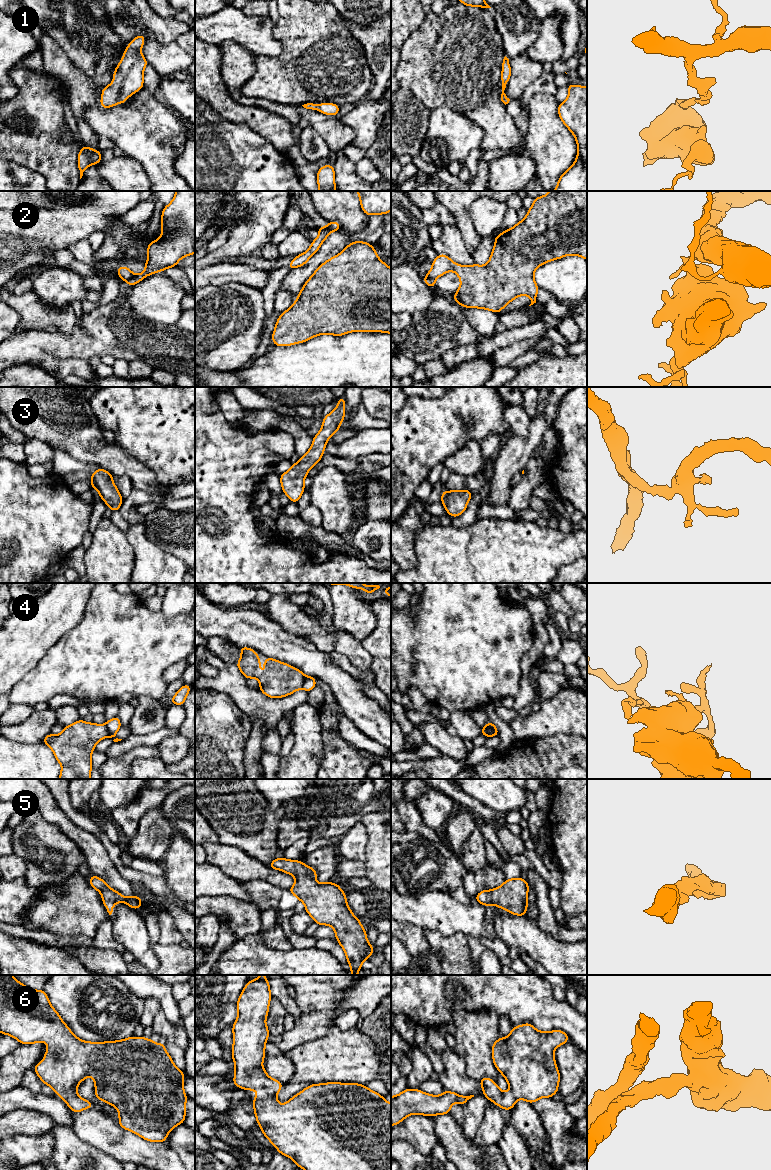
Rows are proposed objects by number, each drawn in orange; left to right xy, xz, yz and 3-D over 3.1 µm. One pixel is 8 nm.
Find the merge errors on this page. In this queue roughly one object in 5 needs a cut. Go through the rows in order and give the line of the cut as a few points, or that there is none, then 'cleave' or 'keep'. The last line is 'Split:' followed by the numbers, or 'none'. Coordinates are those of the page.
1: cut none; keep
2: cut xy (135, 275), (126, 281); cleave
3: cut none; keep
4: cut yz (485, 726), (489, 727), (494, 735); cleave
5: cut none; keep
6: cut none; keep
Split: 2, 4

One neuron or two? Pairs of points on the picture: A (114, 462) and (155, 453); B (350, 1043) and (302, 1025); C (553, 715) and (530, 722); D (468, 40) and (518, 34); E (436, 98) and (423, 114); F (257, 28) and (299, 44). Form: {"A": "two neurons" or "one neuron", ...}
{"A": "two neurons", "B": "two neurons", "C": "one neuron", "D": "two neurons", "E": "two neurons", "F": "two neurons"}

